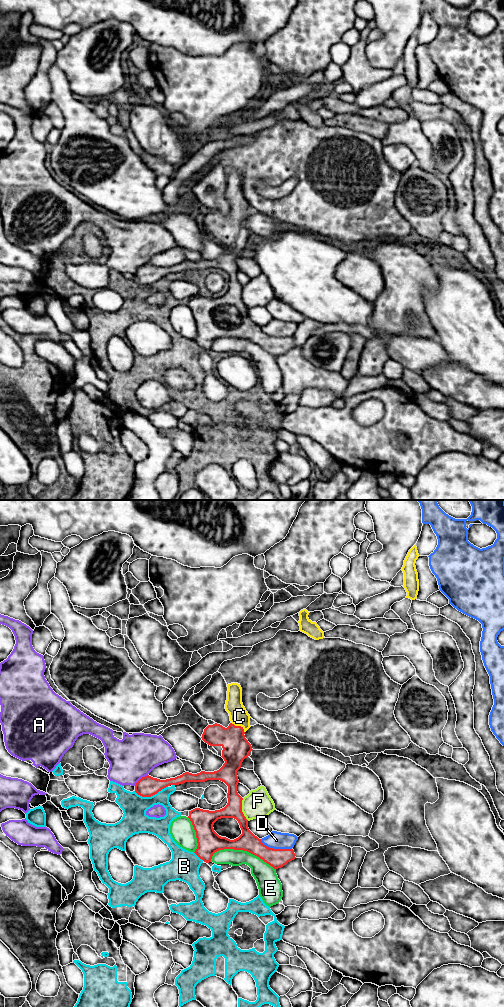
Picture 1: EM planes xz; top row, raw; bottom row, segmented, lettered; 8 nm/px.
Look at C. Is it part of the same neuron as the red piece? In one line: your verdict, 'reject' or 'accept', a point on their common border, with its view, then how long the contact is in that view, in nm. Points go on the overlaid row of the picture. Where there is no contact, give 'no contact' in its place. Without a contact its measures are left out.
accept | xz (239, 726) | 140 nm

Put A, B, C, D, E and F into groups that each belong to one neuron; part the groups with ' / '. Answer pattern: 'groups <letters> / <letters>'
groups A / B / C / D / E / F

